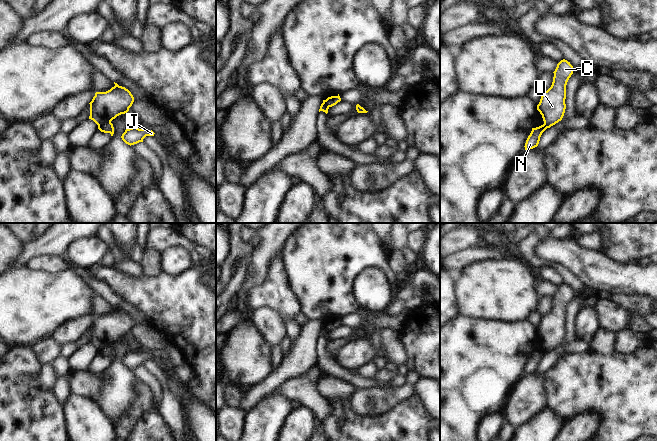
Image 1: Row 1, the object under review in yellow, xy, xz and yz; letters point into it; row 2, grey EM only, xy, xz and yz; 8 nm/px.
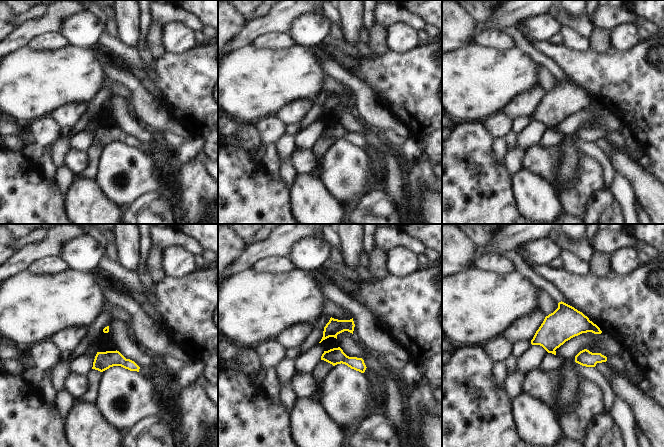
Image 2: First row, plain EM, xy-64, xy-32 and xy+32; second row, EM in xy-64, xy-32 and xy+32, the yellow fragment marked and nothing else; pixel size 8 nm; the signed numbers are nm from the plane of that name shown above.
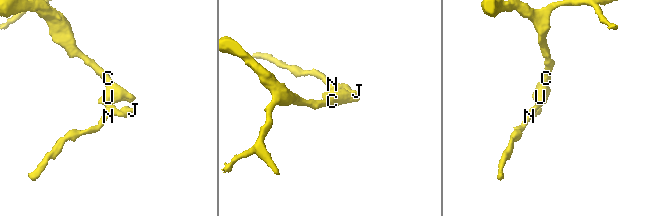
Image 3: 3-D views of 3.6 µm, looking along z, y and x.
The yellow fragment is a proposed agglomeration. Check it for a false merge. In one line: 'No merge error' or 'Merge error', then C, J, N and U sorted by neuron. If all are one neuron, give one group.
Merge error. Groups: C U / J N

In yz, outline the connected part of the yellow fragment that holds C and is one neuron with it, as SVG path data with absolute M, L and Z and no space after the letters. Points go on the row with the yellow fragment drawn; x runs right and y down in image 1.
M561 60L555 69L551 87L542 92L537 110L542 115L547 128L562 120L566 104L566 85L573 74L573 66L567 60Z

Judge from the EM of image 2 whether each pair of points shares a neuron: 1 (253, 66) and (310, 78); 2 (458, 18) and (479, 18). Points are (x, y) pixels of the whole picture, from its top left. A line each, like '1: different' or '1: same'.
1: same
2: different

